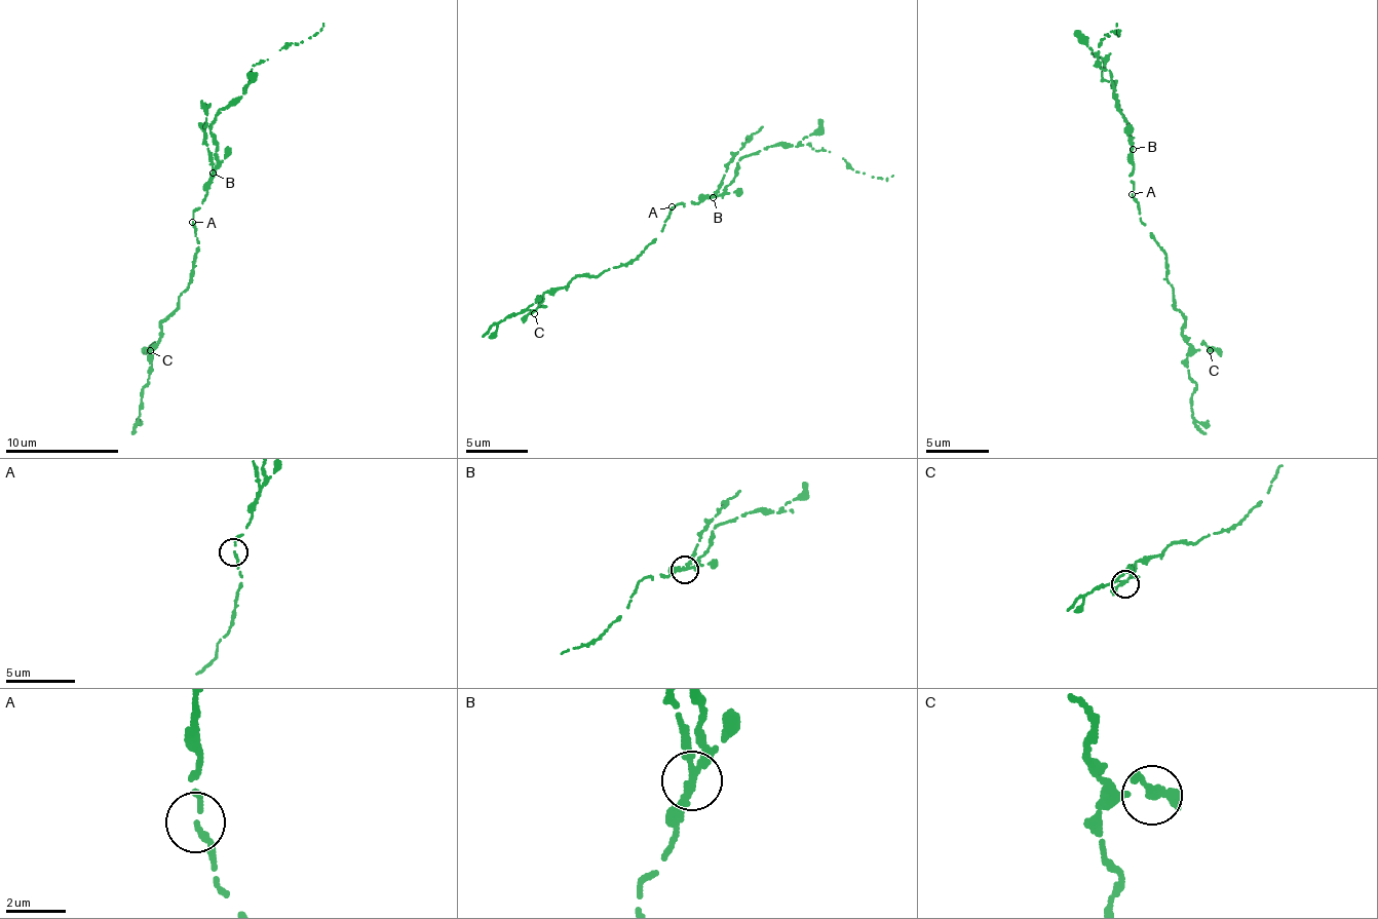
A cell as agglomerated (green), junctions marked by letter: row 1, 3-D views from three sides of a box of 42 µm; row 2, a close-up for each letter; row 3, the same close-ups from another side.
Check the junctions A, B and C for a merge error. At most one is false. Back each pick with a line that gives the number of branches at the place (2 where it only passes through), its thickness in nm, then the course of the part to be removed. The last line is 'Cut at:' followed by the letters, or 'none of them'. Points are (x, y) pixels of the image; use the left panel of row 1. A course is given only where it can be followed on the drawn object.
B: 3 branches meet; 240 nm thick; foreign part runs (214, 173), (216, 155), (211, 126), (217, 111), (239, 98), (253, 65), (283, 47), (315, 35), (323, 23)
Cut at: B

